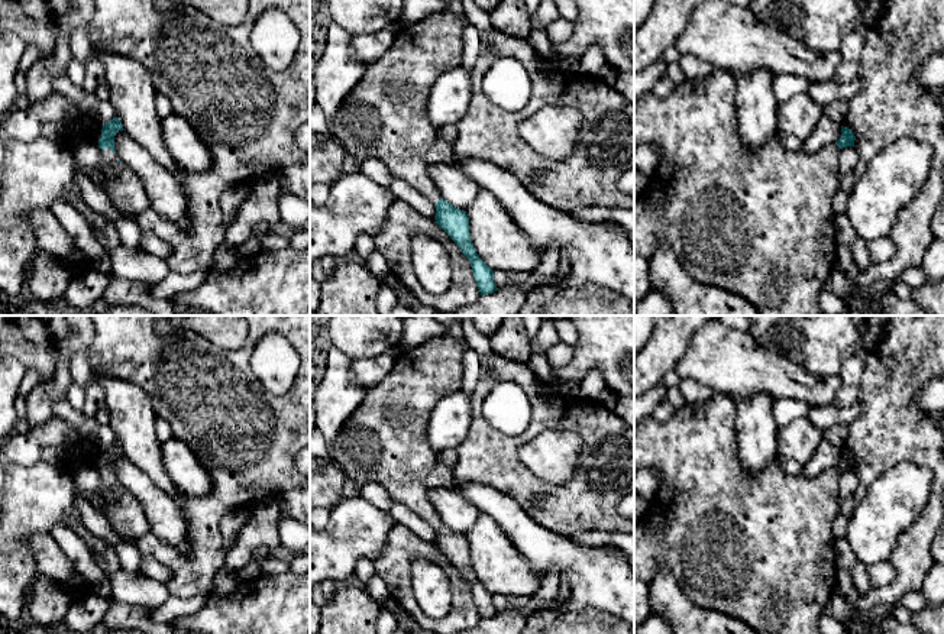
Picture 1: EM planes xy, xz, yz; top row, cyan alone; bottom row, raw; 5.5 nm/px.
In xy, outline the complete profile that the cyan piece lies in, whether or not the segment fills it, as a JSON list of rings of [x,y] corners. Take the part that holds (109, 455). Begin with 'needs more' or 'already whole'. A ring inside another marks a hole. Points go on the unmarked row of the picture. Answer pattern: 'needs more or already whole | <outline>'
needs more | [[[119,441],[111,443],[101,453],[98,463],[101,481],[116,495],[114,501],[101,499],[101,514],[119,537],[138,541],[151,531],[151,524],[139,501],[116,478],[114,460],[119,455],[125,455]]]

